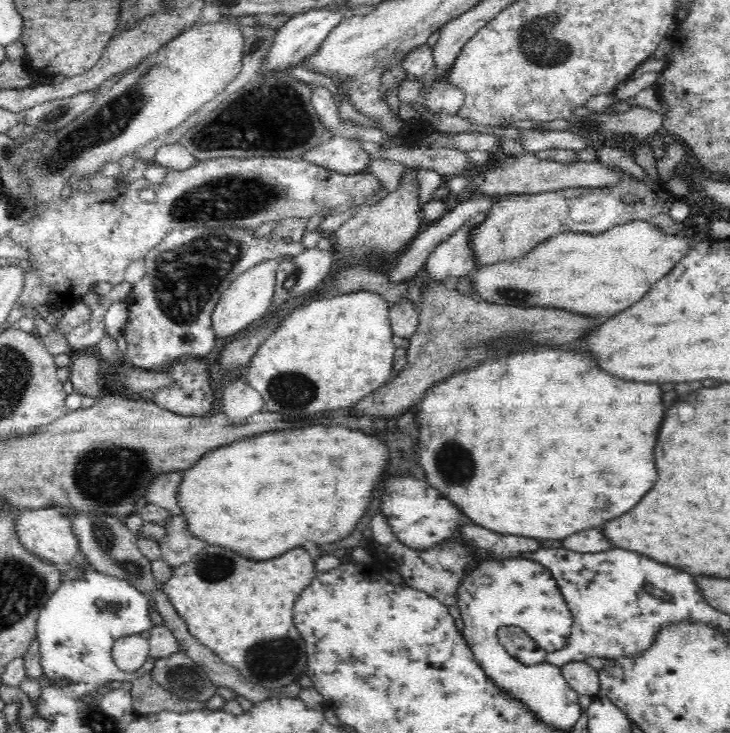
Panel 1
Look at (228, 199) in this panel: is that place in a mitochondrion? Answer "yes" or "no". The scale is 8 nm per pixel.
yes

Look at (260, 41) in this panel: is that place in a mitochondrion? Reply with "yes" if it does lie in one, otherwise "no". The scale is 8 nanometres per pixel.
yes

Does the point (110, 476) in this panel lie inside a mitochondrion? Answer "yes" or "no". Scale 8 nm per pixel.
yes

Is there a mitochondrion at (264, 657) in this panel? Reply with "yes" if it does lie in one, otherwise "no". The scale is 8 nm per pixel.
yes

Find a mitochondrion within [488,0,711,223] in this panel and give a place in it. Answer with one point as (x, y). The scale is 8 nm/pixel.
(549, 53)

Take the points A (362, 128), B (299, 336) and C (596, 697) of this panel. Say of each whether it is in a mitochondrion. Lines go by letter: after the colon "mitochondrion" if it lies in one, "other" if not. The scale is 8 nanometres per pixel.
A: other
B: other
C: other

